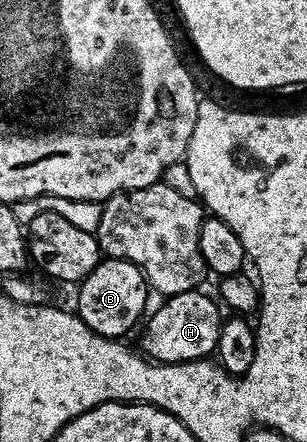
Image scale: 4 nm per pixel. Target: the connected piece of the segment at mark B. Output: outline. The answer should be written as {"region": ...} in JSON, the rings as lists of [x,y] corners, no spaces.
{"region":[[[114,259],[100,260],[99,266],[90,275],[84,281],[78,282],[77,289],[79,289],[77,316],[94,333],[99,333],[102,337],[126,338],[126,333],[135,324],[138,326],[144,316],[143,308],[147,305],[149,286],[147,280],[143,278],[143,272],[133,263]]]}

